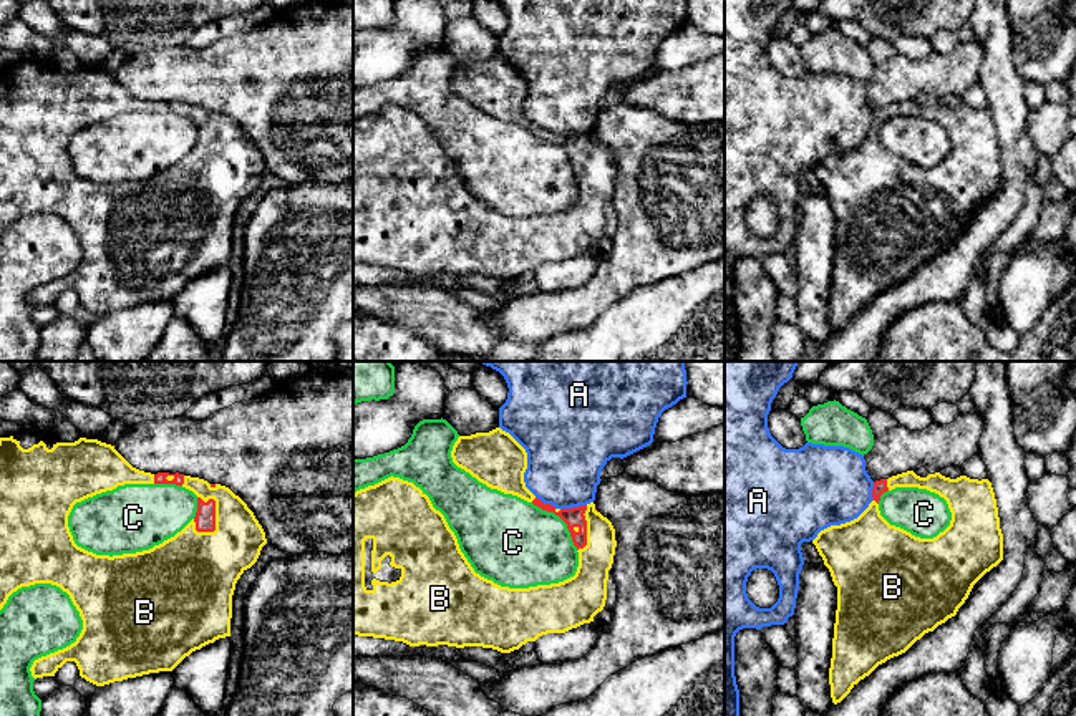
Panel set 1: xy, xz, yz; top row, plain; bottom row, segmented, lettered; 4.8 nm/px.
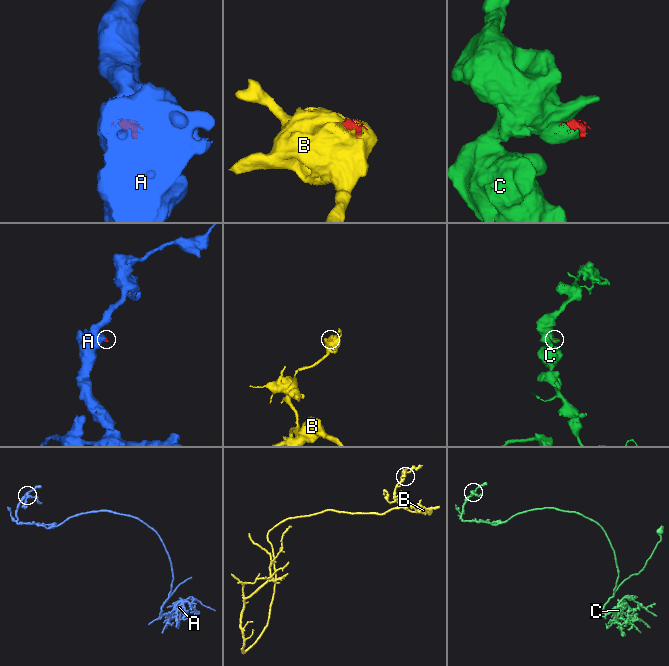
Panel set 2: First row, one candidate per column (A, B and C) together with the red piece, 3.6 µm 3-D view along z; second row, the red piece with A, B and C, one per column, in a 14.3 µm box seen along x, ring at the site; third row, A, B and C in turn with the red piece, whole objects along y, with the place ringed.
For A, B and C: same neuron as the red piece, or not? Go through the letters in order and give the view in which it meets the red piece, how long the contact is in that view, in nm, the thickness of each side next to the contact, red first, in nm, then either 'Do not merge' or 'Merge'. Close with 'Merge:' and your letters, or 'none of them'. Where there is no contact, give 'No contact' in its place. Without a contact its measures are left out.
A: Touches red in xz. Shared border 130 nm. Thickness 100 nm (red) against 360 nm. Do not merge
B: Touches red in xy. Shared border 200 nm. Thickness 100 nm (red) against 280 nm. Merge
C: Touches red in xz. Shared border 320 nm. Thickness 100 nm (red) against 420 nm. Do not merge
Merge: B

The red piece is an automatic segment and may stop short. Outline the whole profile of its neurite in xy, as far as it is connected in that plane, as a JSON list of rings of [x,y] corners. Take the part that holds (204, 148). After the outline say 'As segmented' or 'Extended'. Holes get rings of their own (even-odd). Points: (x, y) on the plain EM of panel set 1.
[[[36,58],[0,66],[0,239],[18,217],[51,212],[70,224],[83,249],[83,259],[75,272],[33,290],[30,300],[35,308],[55,305],[66,290],[75,290],[80,305],[96,315],[172,300],[192,280],[230,265],[235,212],[257,191],[265,172],[265,161],[254,141],[225,114],[179,101],[139,99],[114,75],[98,68],[80,66],[75,71],[60,71],[50,61]],[[124,113],[182,114],[197,124],[196,146],[174,166],[149,179],[109,186],[78,176],[68,156],[73,134]]]. Extended

